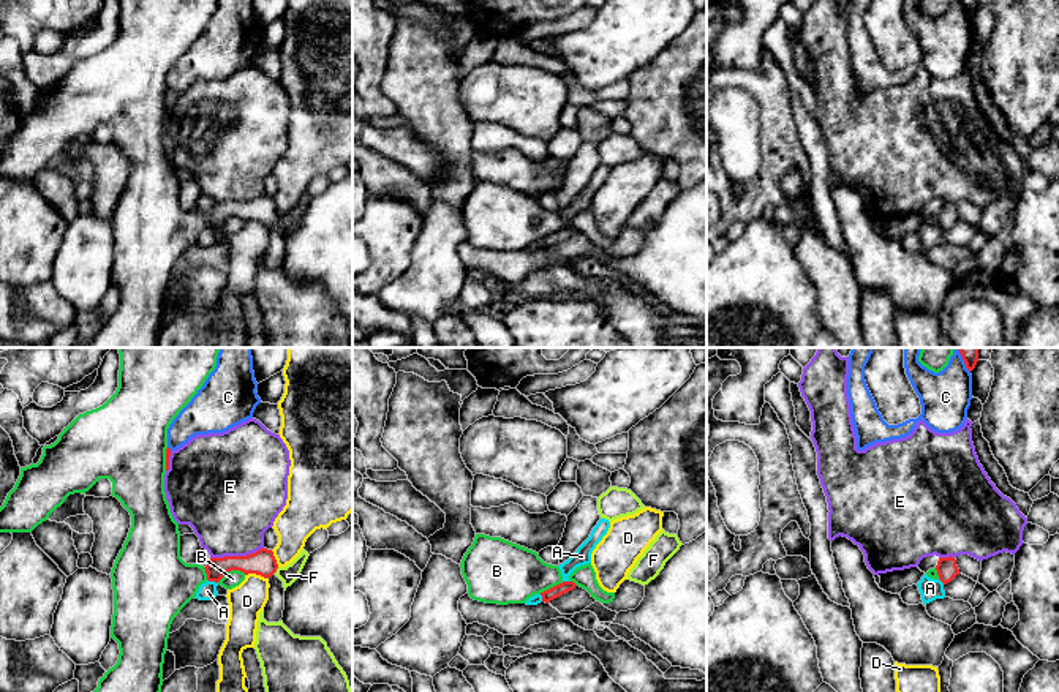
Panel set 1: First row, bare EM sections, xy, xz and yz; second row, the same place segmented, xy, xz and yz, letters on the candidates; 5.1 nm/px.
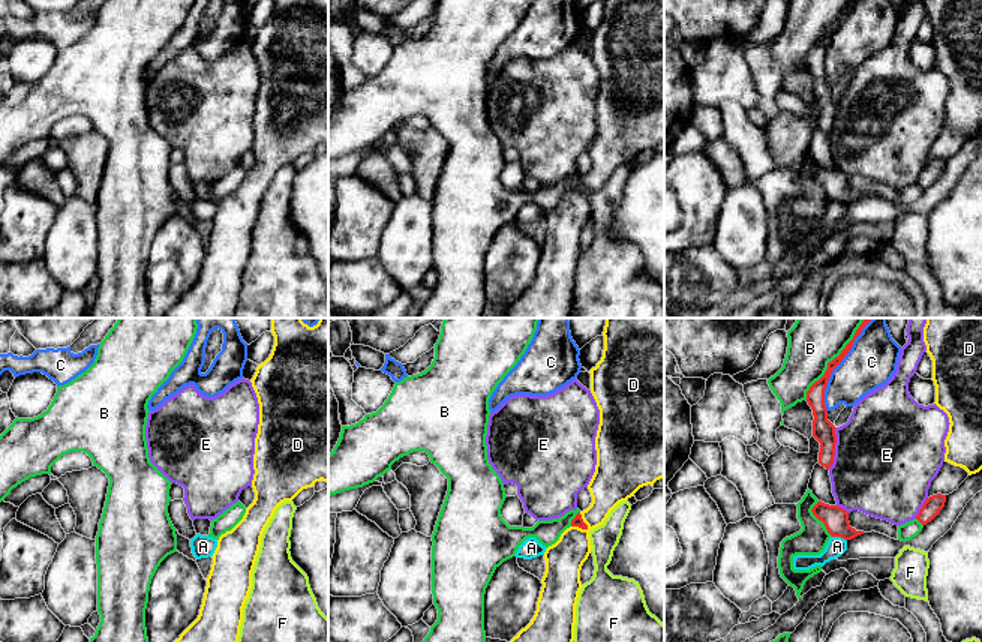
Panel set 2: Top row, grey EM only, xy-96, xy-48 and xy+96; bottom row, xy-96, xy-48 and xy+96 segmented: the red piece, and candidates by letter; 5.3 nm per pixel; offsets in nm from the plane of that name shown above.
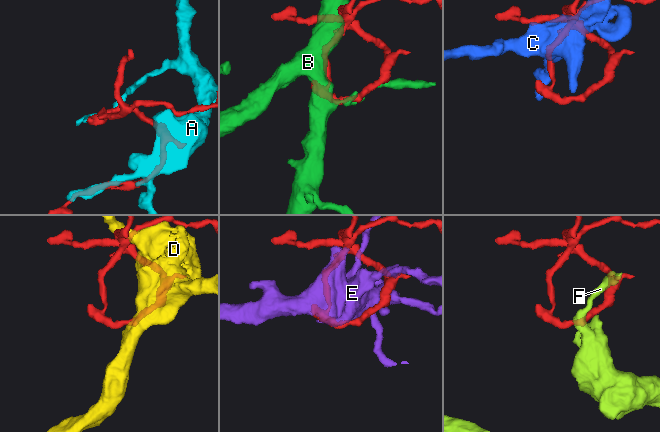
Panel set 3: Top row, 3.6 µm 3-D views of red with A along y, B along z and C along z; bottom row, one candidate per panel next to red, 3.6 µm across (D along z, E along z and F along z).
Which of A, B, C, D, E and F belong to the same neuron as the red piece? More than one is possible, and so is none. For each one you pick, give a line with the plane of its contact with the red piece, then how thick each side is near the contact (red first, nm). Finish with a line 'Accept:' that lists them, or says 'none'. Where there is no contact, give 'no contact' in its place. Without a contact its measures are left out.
F: contact in xy; calibres 130 and 90 nm
Accept: F

